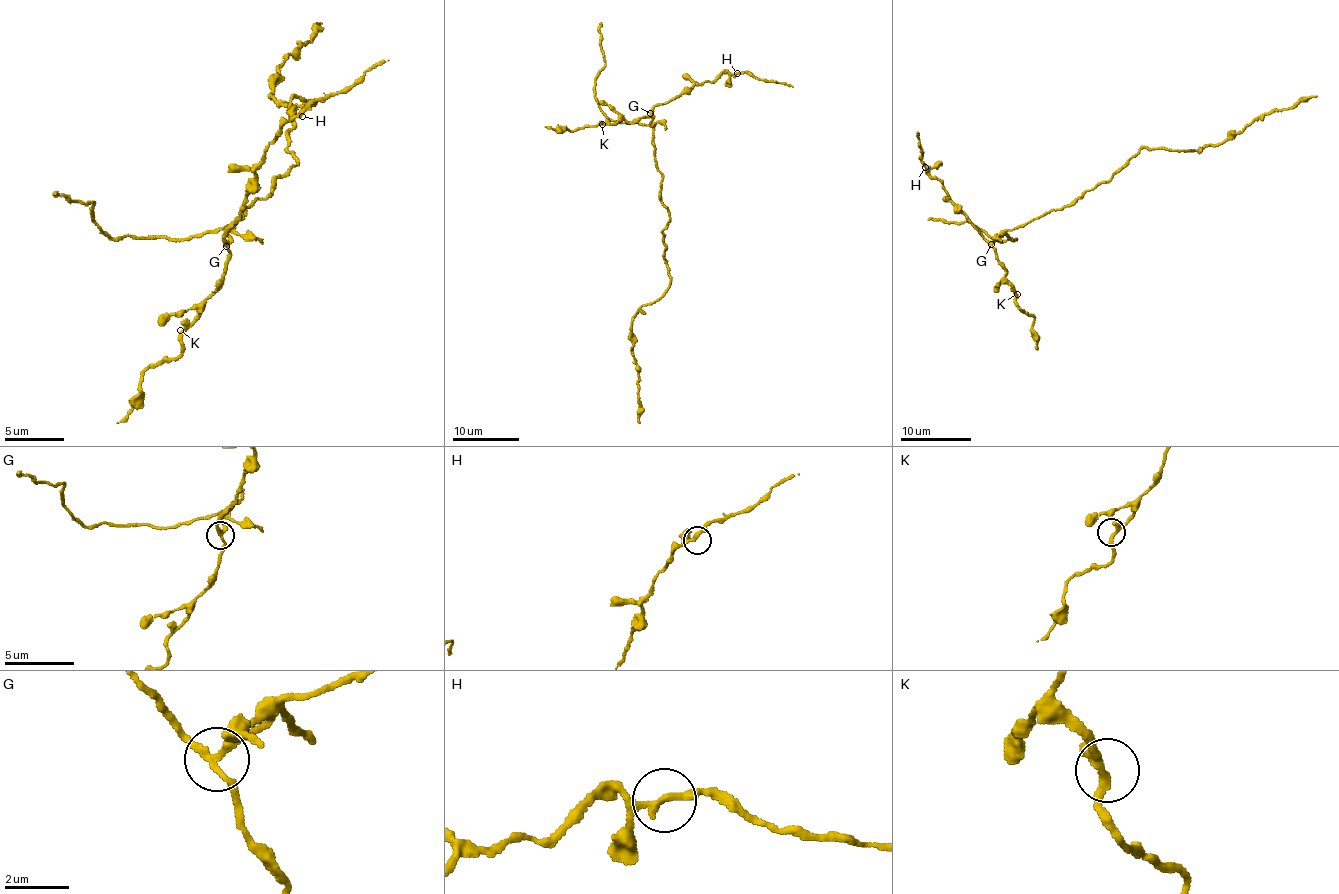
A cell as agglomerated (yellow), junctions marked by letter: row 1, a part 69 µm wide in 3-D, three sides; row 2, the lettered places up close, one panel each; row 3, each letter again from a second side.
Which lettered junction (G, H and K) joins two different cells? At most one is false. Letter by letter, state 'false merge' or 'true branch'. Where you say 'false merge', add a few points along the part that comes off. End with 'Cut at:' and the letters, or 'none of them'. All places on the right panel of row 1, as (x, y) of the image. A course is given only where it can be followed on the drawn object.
G: false merge | (992, 243), (1092, 190), (1143, 146), (1192, 150), (1211, 145), (1274, 111), (1316, 96)
H: true branch
K: true branch
Cut at: G

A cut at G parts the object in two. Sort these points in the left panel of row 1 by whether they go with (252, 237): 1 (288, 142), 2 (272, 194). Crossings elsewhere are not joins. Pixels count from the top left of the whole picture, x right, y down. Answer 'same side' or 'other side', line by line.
1: same side
2: same side

